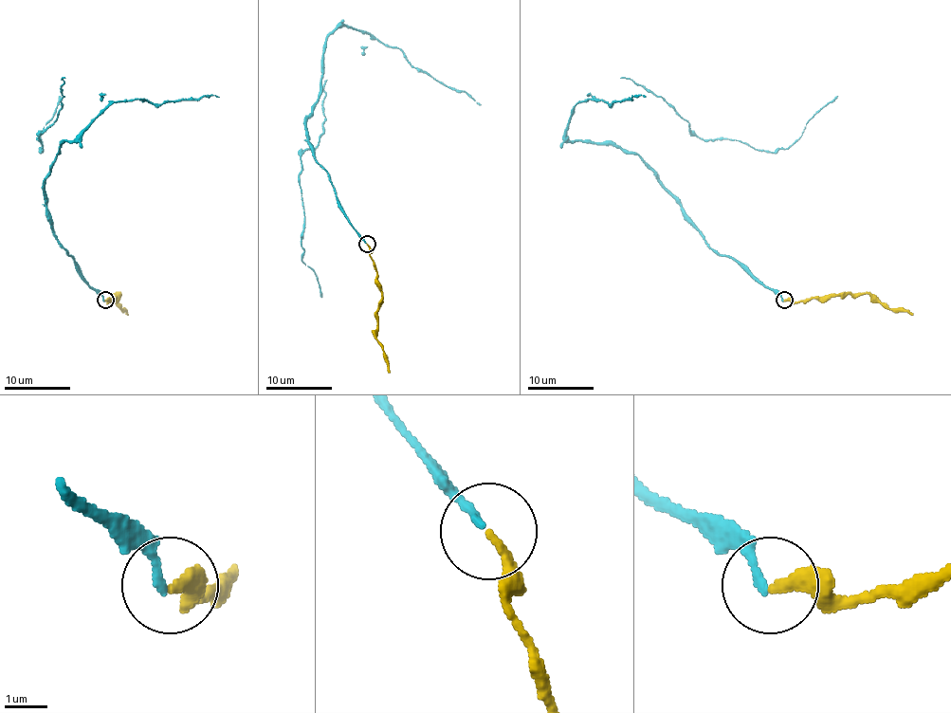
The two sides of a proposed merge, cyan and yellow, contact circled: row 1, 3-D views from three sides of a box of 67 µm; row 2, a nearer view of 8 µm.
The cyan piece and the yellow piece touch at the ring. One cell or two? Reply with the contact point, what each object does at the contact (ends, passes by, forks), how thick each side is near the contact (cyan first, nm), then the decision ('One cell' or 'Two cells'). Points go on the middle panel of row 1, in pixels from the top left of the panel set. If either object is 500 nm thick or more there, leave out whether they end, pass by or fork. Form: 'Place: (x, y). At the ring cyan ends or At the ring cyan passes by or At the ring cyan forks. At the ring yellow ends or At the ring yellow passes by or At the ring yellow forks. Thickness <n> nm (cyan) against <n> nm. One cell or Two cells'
Place: (367, 244). At the ring cyan ends. At the ring yellow ends. Thickness 190 nm (cyan) against 260 nm. One cell

